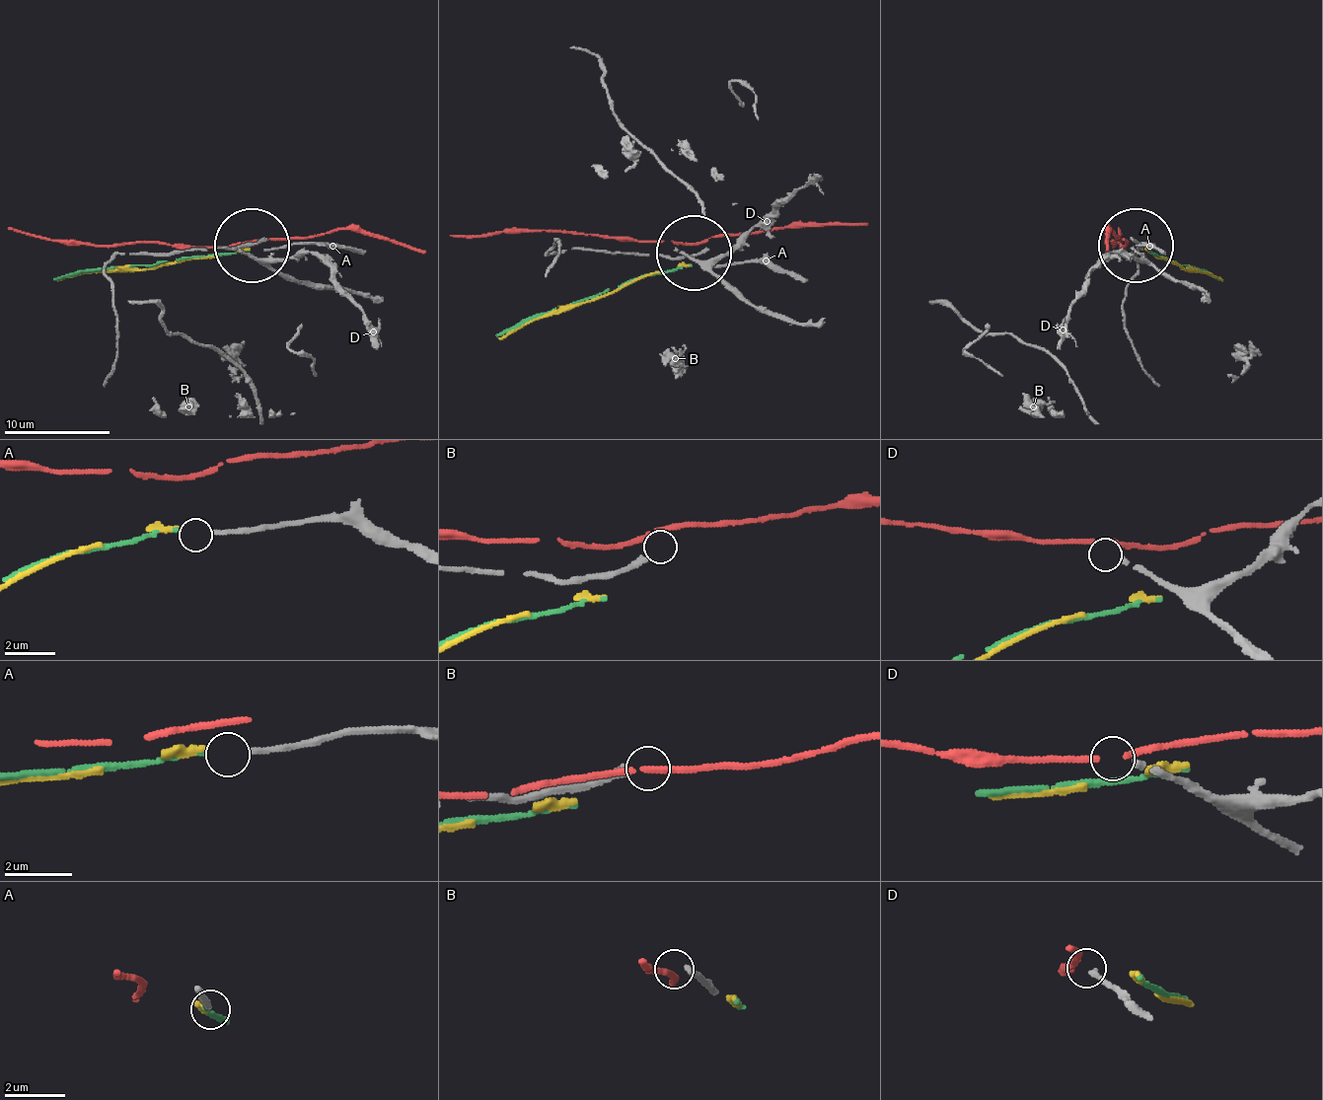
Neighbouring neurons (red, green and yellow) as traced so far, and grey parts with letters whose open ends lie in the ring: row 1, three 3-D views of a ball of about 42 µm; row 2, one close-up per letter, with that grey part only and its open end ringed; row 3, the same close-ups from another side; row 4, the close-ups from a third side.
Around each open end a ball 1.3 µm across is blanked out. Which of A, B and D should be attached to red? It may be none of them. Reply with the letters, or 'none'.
none

